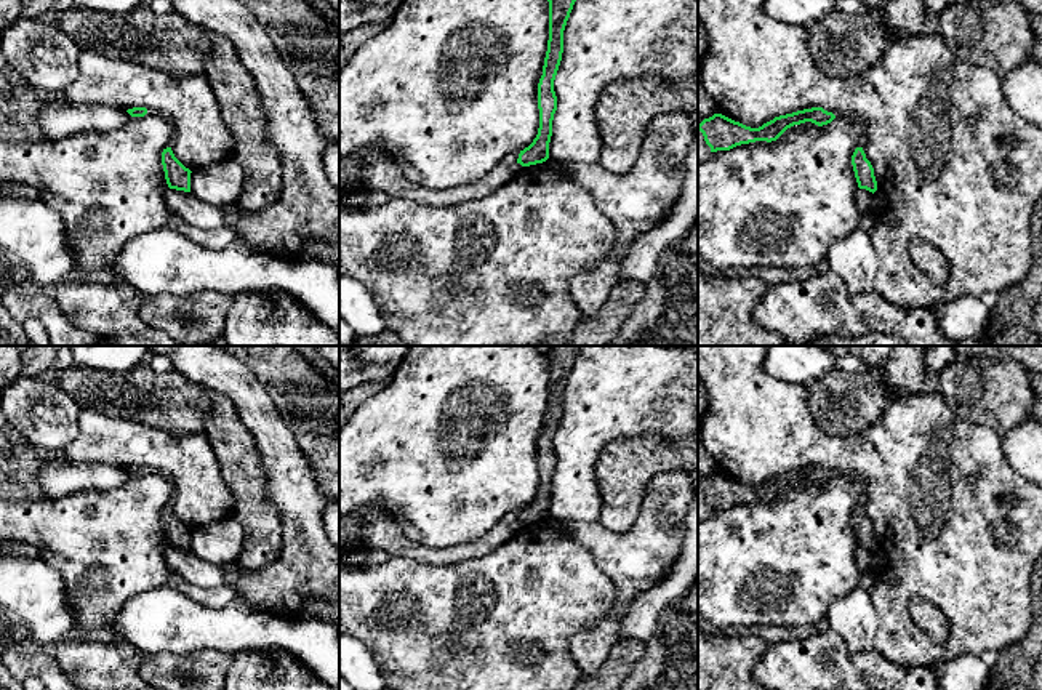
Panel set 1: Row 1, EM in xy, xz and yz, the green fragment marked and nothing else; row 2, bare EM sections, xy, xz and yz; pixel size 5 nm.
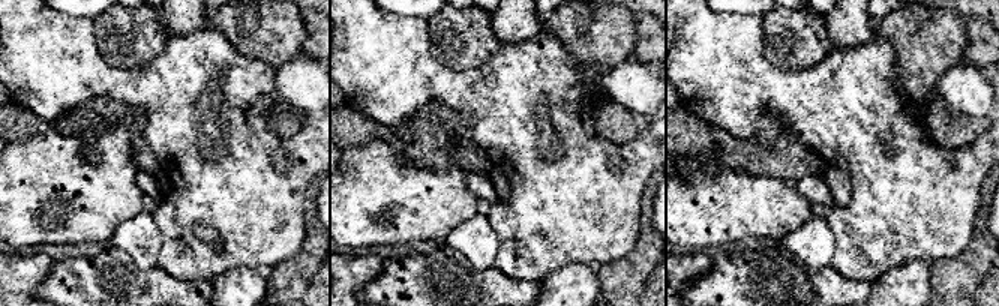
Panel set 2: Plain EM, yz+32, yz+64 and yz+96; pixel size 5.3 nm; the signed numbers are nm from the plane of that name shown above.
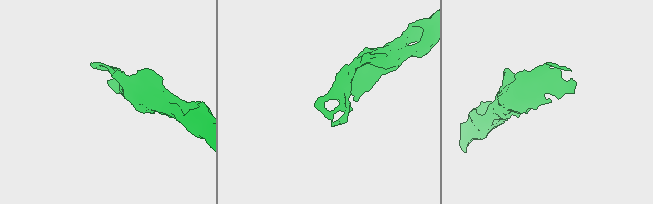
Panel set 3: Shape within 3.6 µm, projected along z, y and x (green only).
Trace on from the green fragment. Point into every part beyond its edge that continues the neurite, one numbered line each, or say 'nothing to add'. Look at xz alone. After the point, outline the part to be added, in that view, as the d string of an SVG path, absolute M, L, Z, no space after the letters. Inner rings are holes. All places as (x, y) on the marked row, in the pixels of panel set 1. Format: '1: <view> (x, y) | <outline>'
nothing to add

